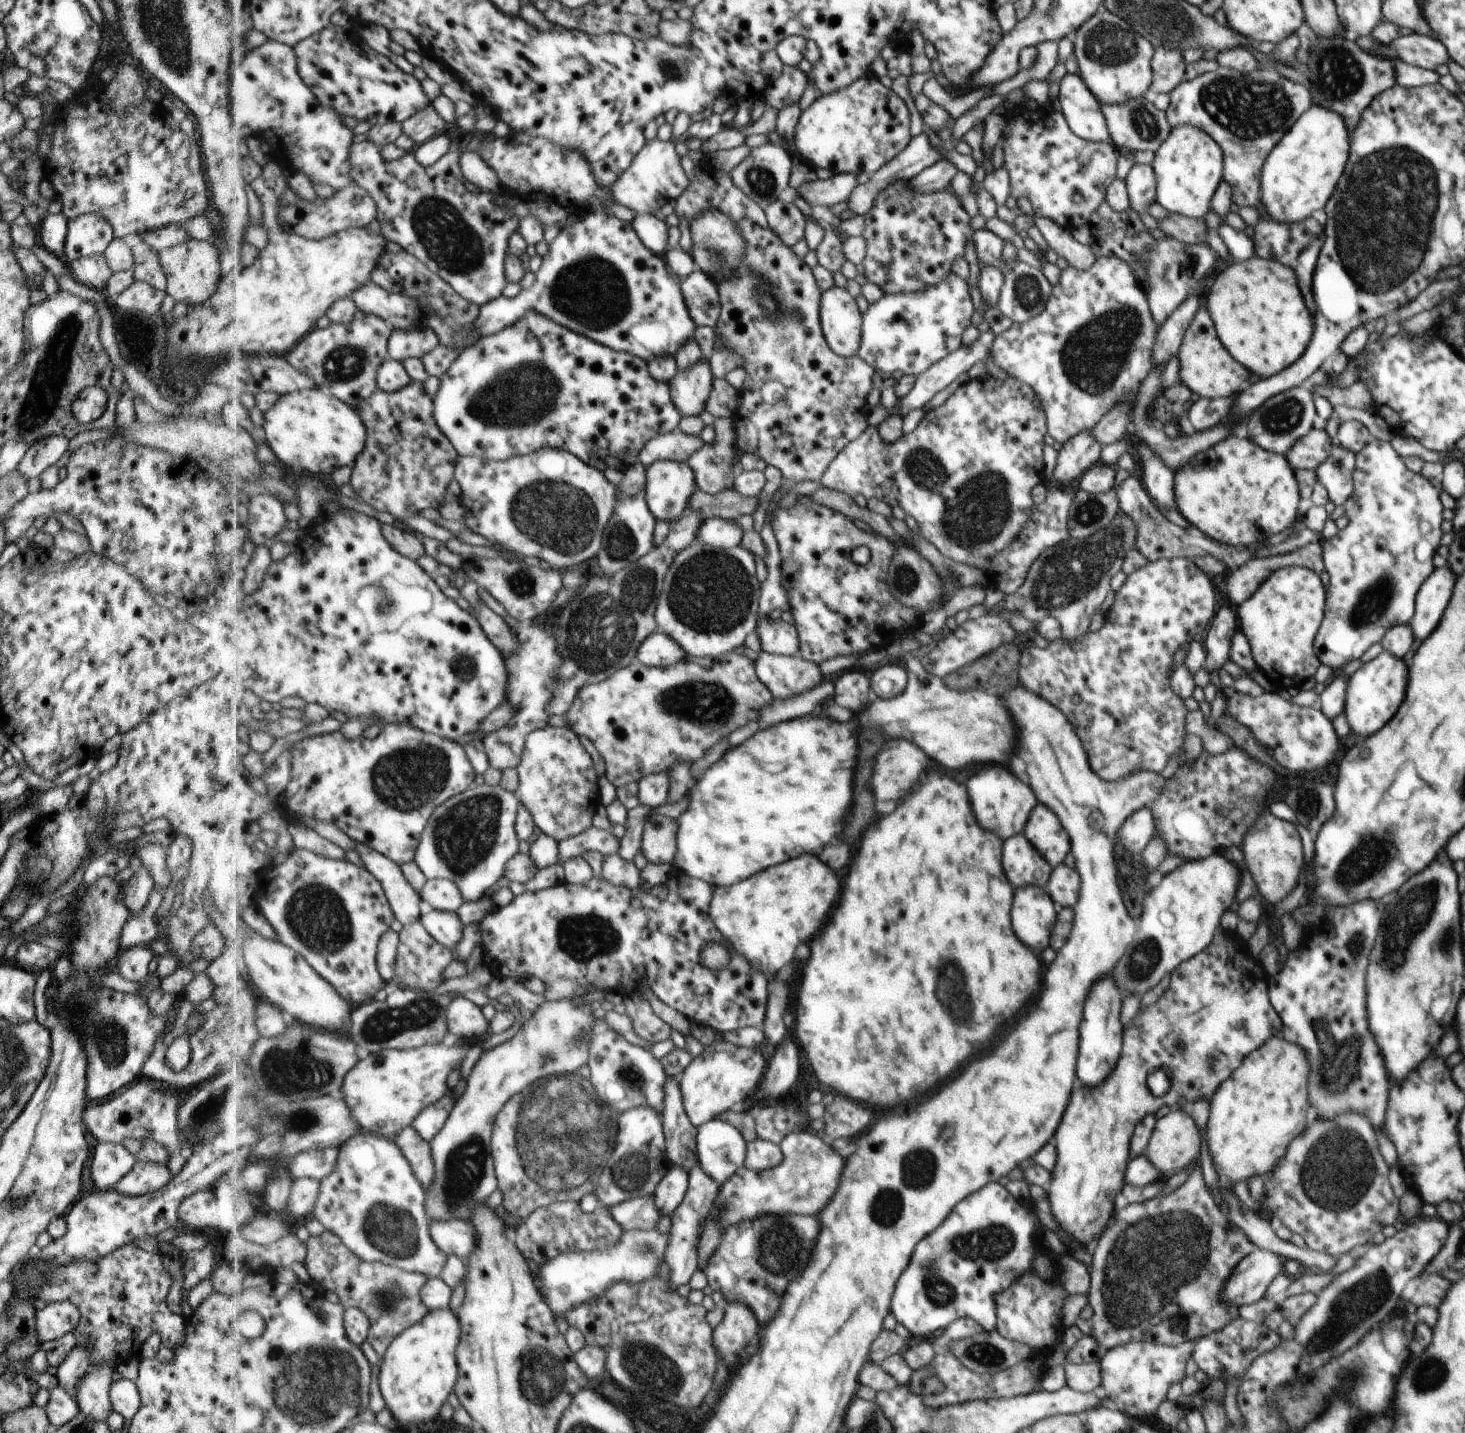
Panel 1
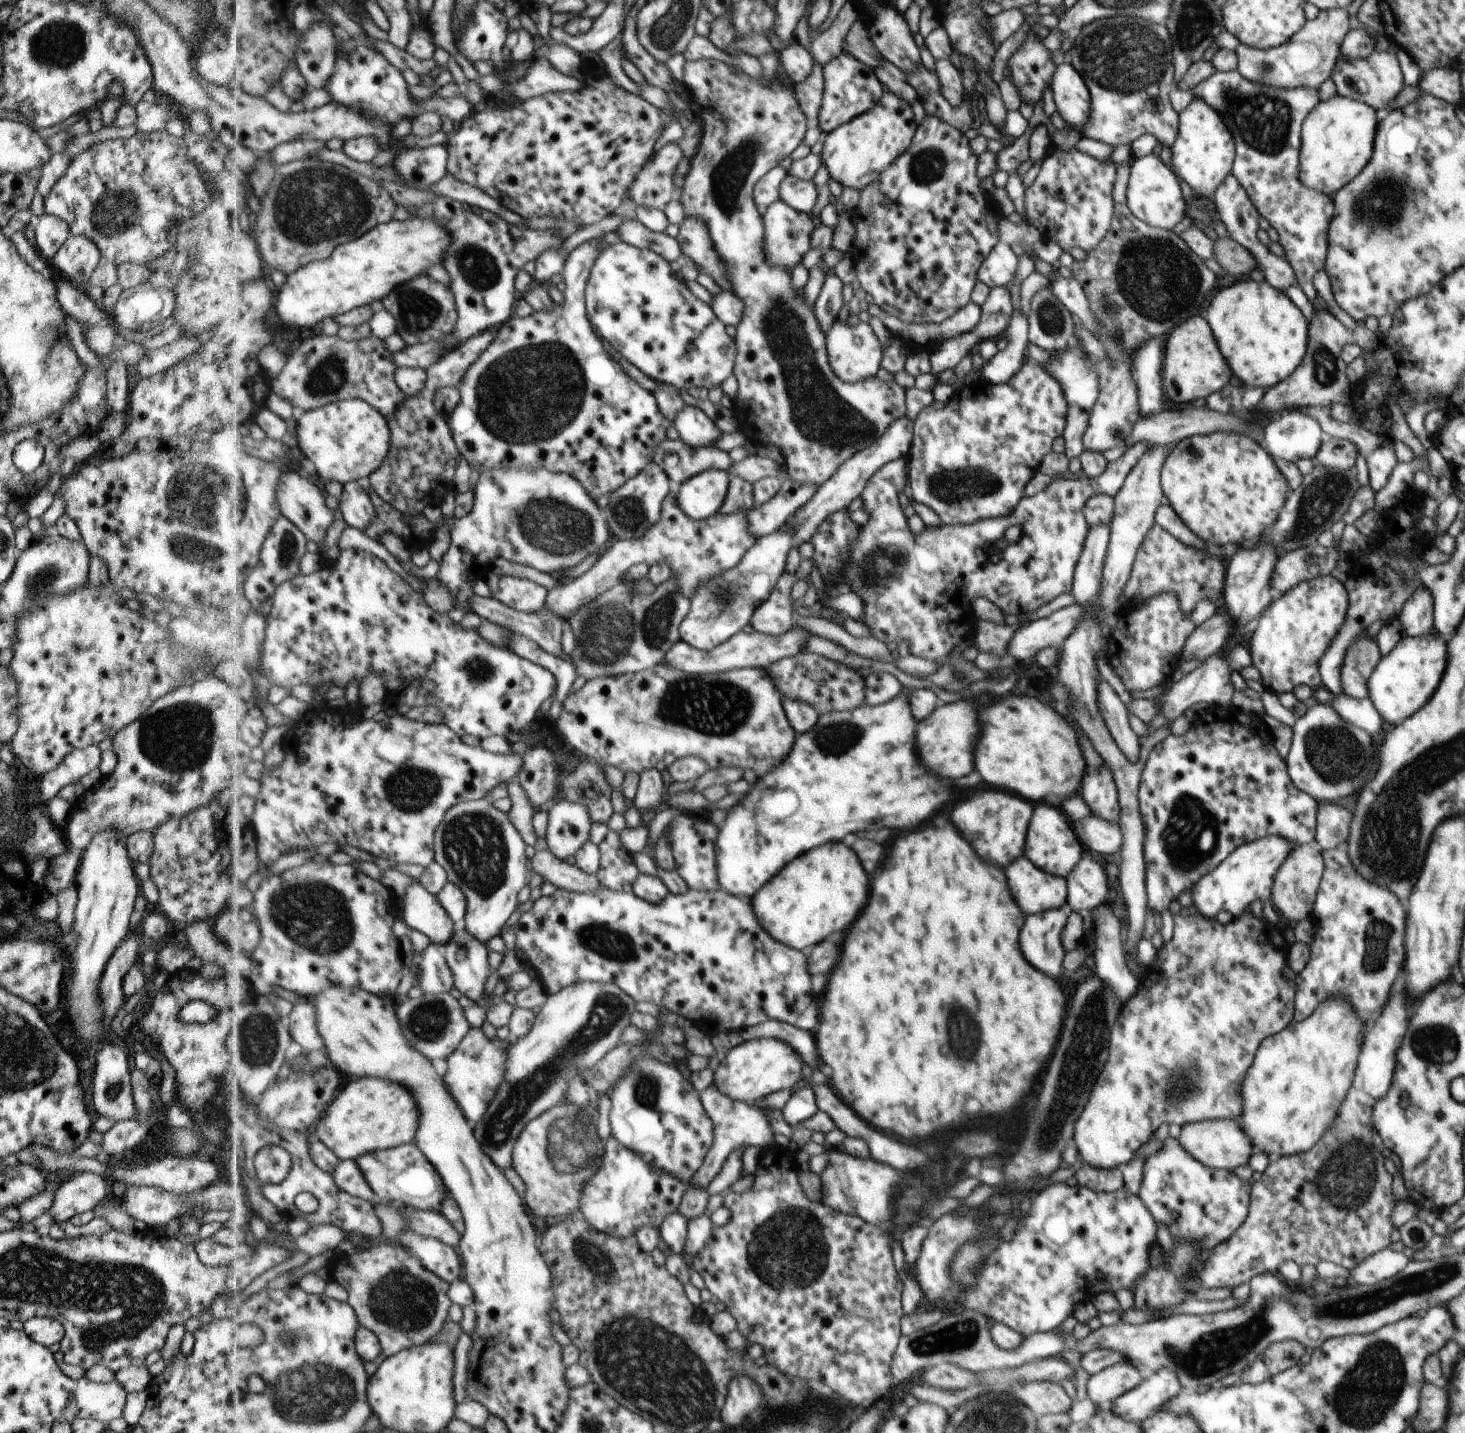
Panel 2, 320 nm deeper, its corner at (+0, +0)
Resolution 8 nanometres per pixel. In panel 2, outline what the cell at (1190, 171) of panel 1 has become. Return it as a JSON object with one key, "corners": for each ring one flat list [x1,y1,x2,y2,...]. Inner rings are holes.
{"corners":[[1193,96,1179,112,1179,132,1170,146,1173,171,1192,189,1193,196,1211,198,1212,194,1230,176,1230,168,1235,158,1234,140,1219,114,1203,99]]}

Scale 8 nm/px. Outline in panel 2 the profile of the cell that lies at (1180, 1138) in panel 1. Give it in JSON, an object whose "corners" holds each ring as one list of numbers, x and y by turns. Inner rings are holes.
{"corners":[[1213,1119,1187,1123,1181,1127,1178,1137,1179,1144,1203,1166,1212,1169,1232,1171,1237,1166,1248,1164,1251,1154,1250,1138,1243,1132,1242,1126,1234,1119]]}

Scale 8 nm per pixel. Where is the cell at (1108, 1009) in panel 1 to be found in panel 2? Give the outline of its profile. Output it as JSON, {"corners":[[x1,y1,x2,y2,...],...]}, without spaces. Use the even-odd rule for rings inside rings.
{"corners":[[1100,906,1097,910,1092,910,1091,916,1095,942,1093,978,1099,978,1101,982,1109,985,1120,1000,1120,1004,1123,1004,1131,995,1135,994,1140,979,1135,978,1125,964,1126,954,1122,942,1119,940,1119,930,1121,930,1119,920,1111,914,1111,910,1107,906]]}

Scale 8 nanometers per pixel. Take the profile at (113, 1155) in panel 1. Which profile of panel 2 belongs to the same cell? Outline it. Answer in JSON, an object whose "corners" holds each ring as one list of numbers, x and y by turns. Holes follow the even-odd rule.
{"corners":[[77,1172,59,1184,48,1211,59,1224,79,1213,93,1210,108,1195,108,1182,104,1176]]}

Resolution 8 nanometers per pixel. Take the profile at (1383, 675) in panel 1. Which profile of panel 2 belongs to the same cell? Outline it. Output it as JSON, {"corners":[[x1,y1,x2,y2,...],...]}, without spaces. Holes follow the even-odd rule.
{"corners":[[1435,634,1401,636,1391,651,1379,659,1367,679,1367,698,1379,713,1385,729,1401,724,1431,698,1445,670,1445,660,1445,642]]}

